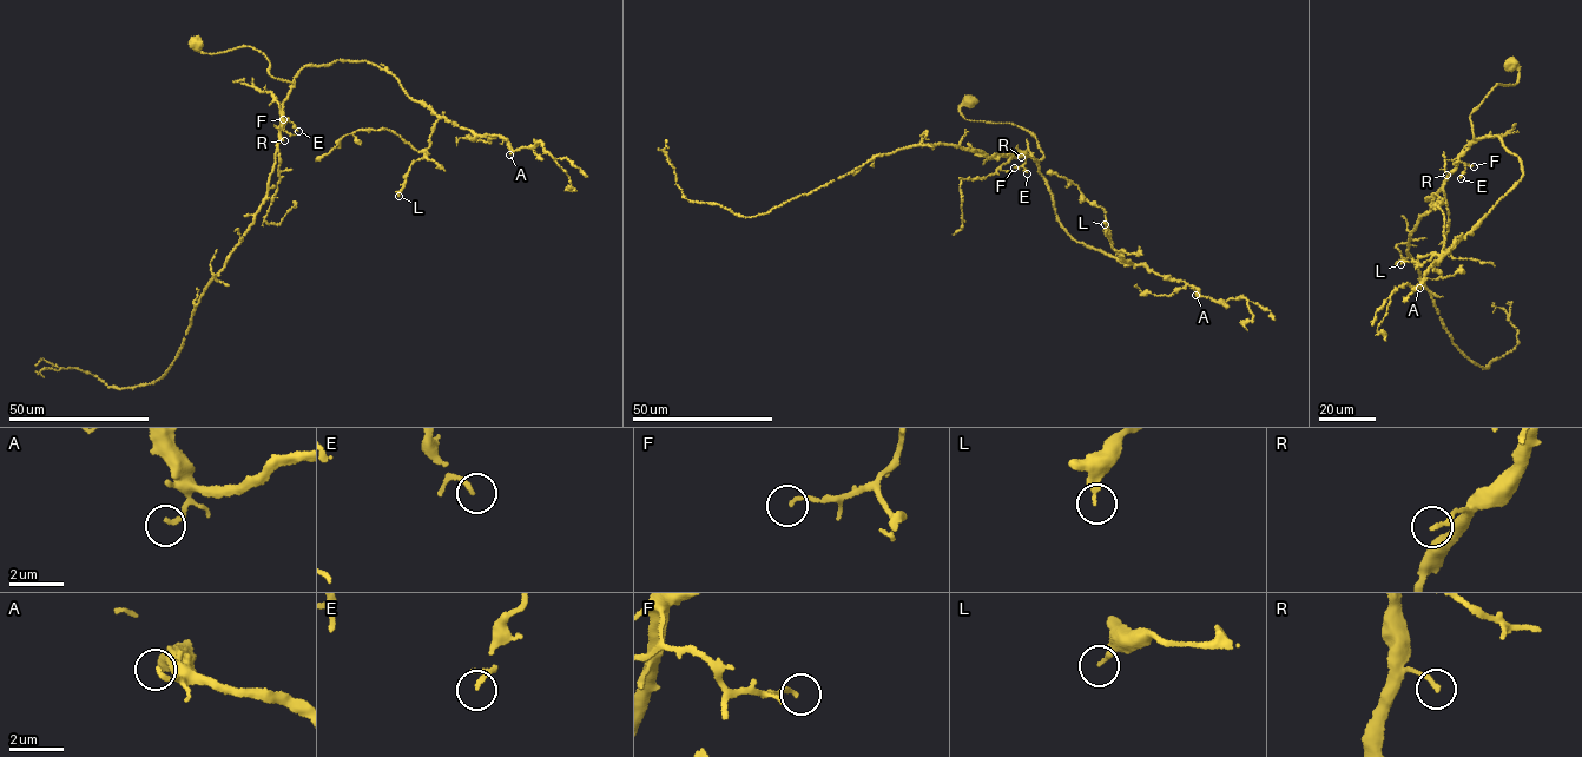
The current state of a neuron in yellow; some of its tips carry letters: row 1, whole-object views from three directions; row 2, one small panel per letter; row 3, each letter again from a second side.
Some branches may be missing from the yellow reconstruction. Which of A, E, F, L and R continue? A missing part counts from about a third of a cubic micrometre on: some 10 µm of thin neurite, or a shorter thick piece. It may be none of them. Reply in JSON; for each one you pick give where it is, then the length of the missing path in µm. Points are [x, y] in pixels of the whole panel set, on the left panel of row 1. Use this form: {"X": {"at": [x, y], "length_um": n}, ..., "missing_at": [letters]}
{"missing_at": []}

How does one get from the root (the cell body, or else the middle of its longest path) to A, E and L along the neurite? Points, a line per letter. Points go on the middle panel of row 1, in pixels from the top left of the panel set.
A: (970, 100), (960, 109), (966, 119), (1035, 136), (1039, 172), (1072, 238), (1195, 295)
E: (970, 100), (960, 109), (966, 119), (1009, 123), (1035, 136), (1043, 157), (1036, 160), (1024, 156), (1027, 173)
L: (970, 100), (960, 109), (966, 119), (1035, 136), (1039, 172), (1072, 238), (1133, 264), (1105, 224)

